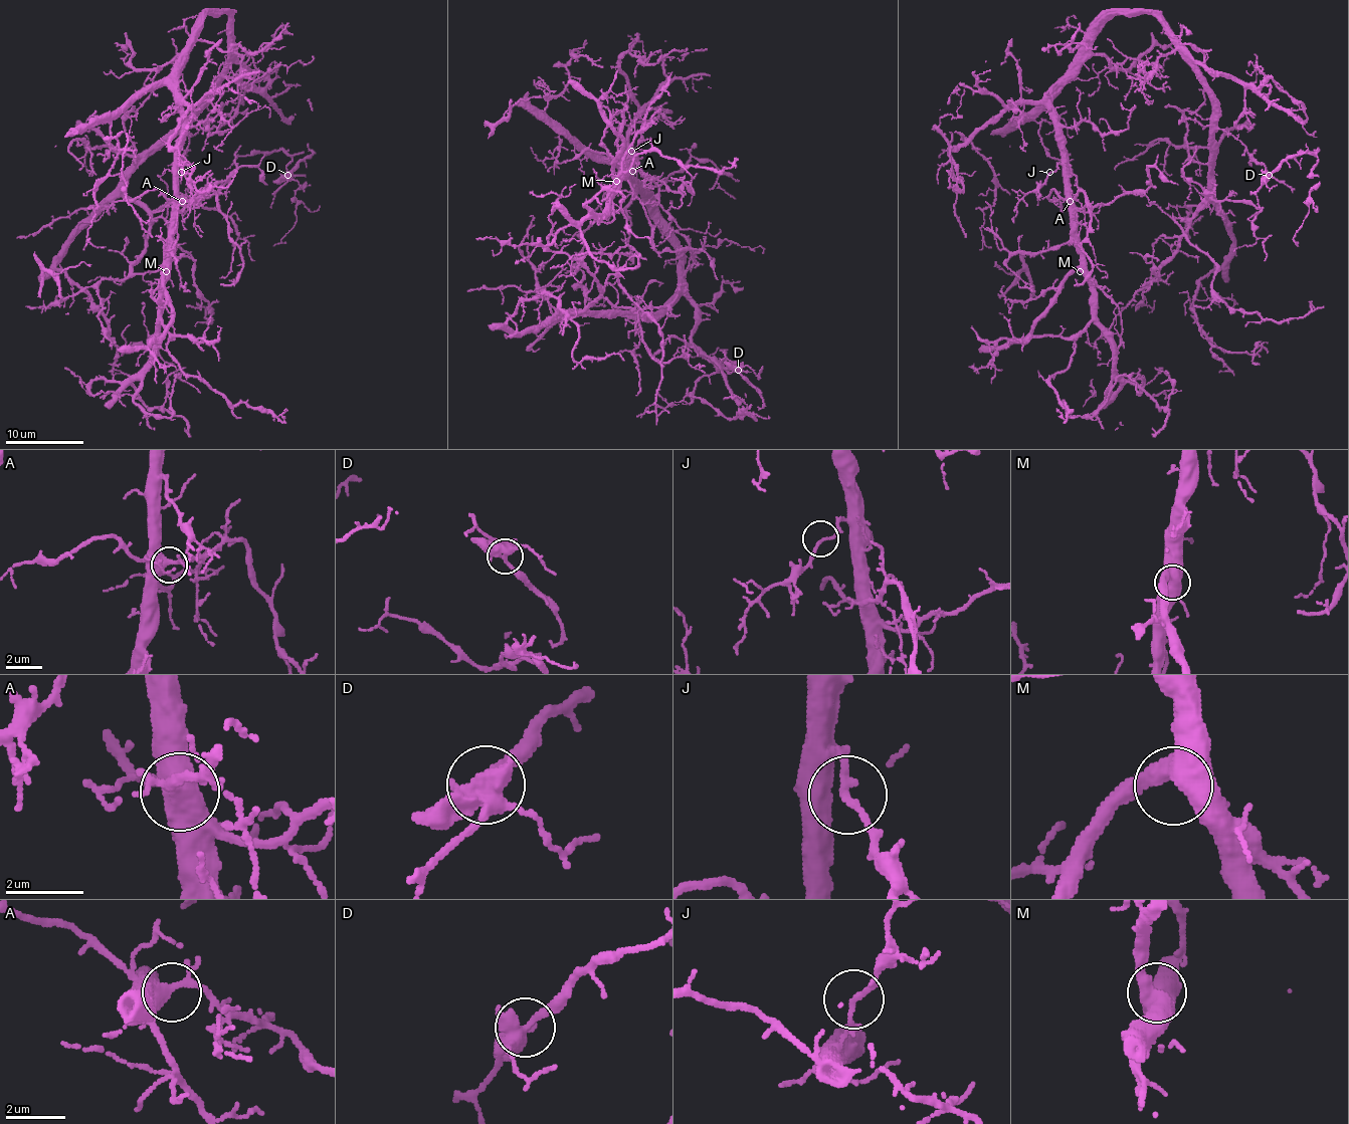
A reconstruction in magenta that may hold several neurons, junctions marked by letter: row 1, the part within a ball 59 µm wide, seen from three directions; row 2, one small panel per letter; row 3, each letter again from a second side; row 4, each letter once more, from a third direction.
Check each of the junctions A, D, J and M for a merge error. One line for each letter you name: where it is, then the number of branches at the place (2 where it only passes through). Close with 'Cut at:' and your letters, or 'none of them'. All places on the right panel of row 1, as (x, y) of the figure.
Cut at: none of them

